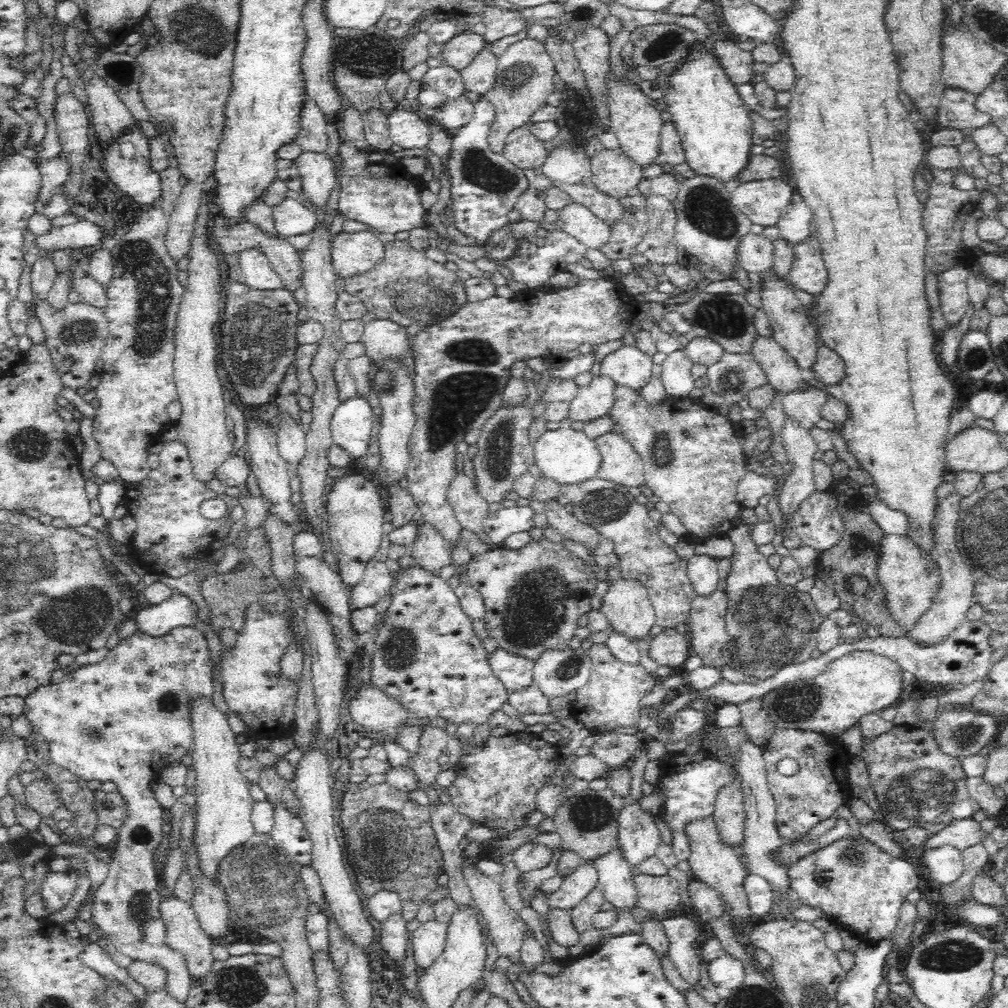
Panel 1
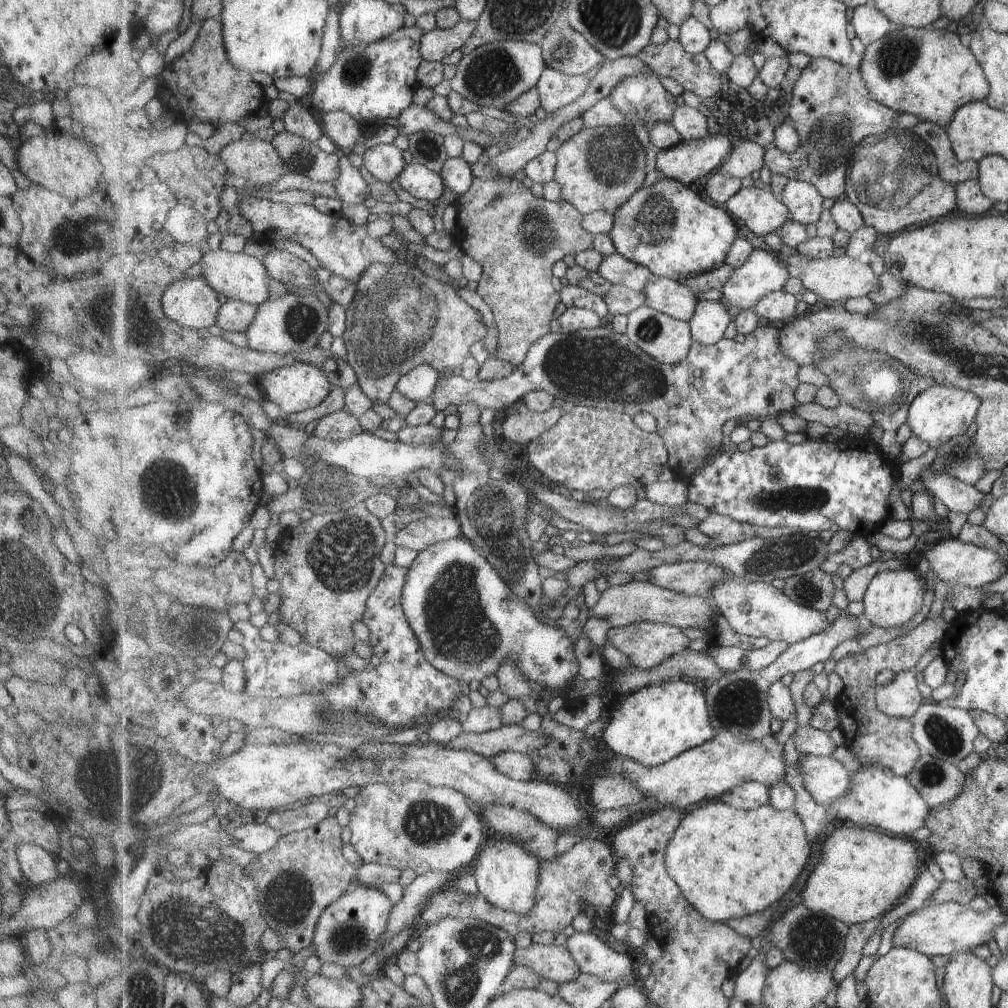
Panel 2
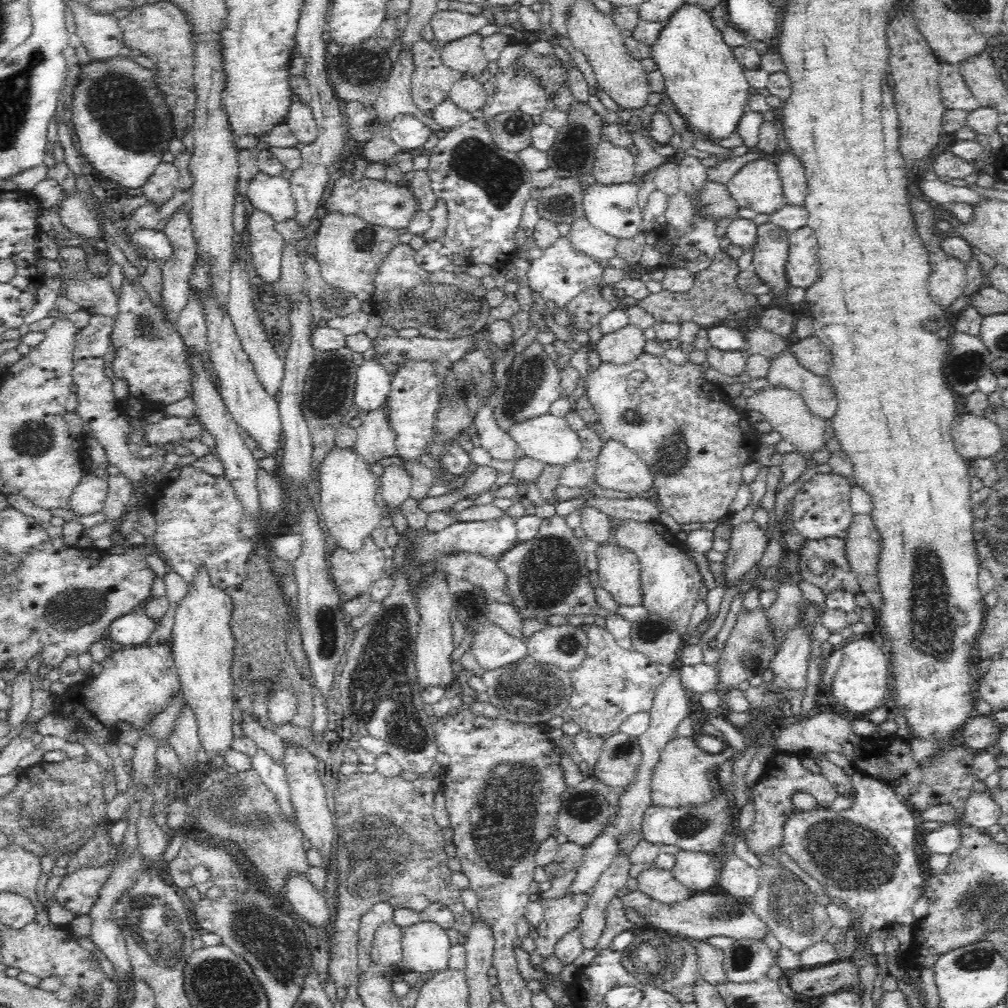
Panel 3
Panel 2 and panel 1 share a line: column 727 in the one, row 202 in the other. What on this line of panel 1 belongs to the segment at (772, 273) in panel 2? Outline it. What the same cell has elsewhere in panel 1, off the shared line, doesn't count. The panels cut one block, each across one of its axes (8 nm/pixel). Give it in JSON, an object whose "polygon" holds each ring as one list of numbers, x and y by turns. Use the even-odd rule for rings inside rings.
{"polygon":[[292,197,285,199,273,210,278,236,286,238,312,232,318,224,315,212,301,199]]}

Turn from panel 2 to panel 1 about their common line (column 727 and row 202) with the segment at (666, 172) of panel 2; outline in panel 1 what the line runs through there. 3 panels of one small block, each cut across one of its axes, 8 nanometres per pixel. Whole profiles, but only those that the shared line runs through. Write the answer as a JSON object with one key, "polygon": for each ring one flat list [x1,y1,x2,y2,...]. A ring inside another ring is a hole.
{"polygon":[[135,125,126,136,120,136,110,150,102,149,103,167,110,180,132,200,142,206,151,208,160,202,162,196,161,178,159,172,151,167,149,139]]}

